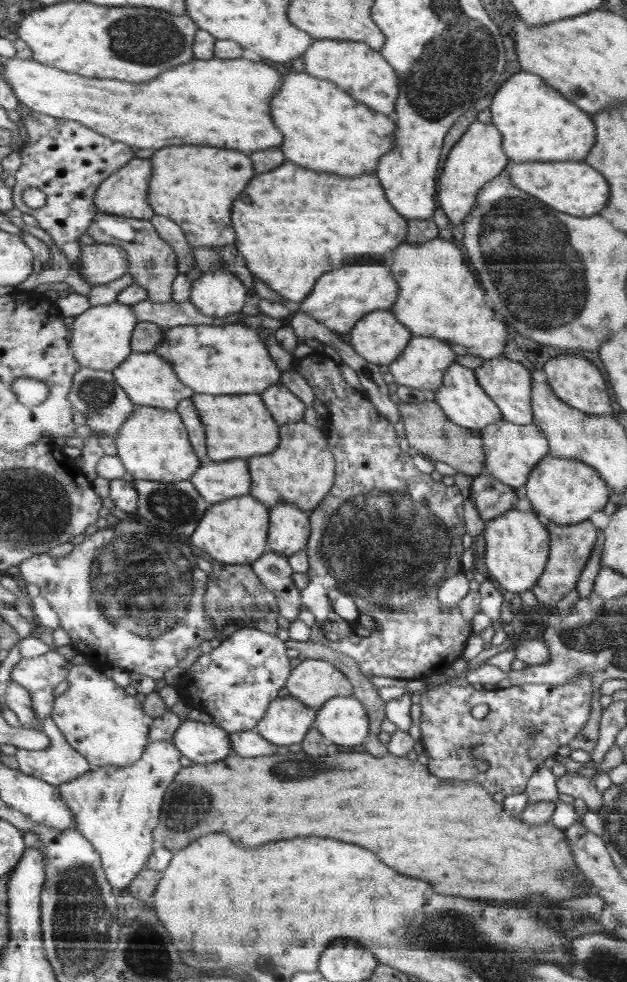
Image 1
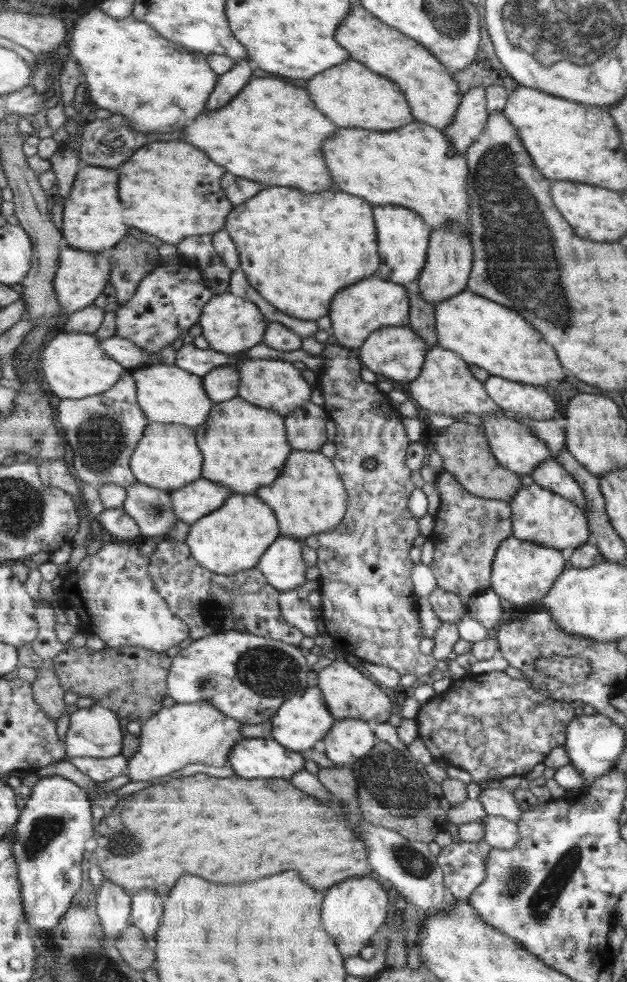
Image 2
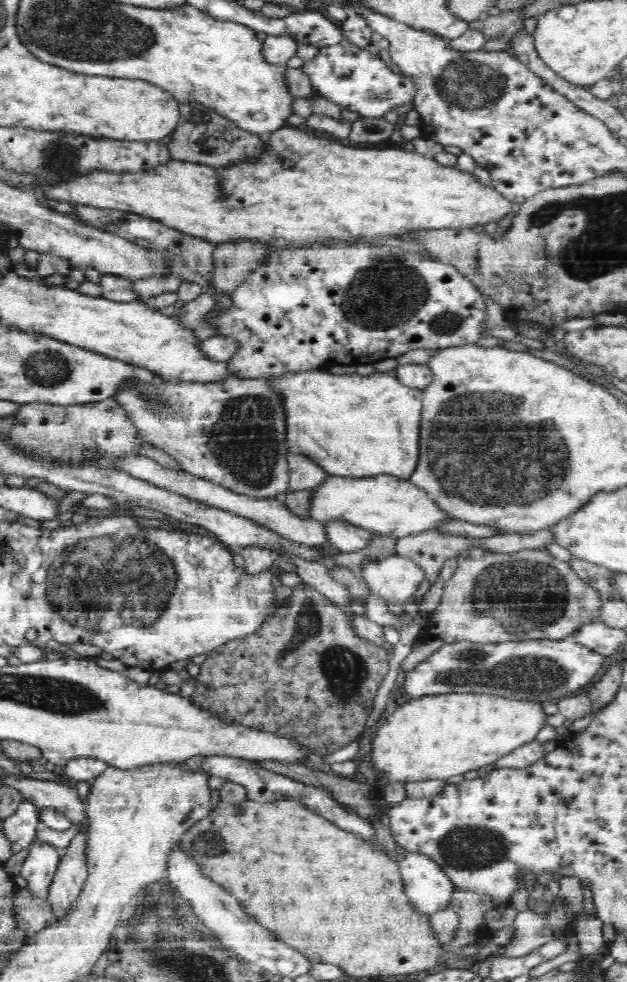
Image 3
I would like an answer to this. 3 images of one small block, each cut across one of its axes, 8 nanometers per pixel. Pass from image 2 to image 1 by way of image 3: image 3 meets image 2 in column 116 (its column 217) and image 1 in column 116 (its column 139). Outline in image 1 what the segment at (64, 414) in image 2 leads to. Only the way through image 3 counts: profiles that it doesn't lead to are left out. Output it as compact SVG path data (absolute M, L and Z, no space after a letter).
M84 366L76 374L70 400L77 411L85 415L86 424L92 425L96 435L106 433L116 440L120 437L124 423L135 415L135 410L138 408L131 400L131 396L120 386L115 371L98 370Z

